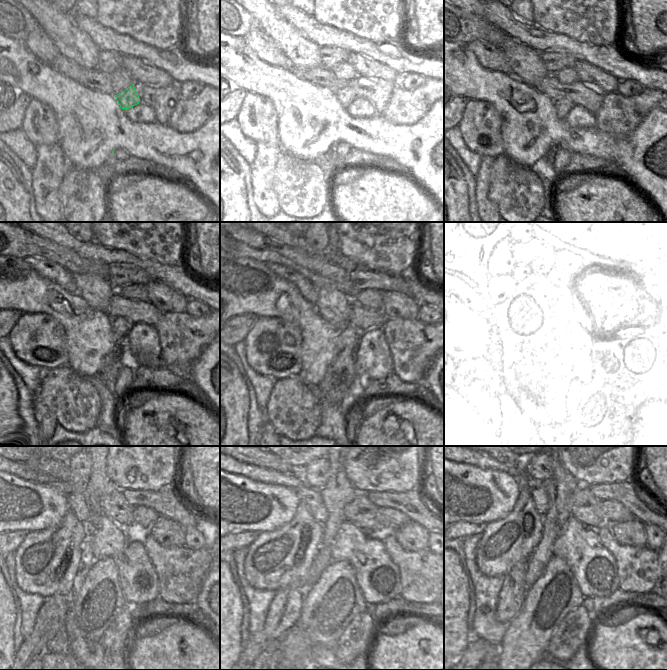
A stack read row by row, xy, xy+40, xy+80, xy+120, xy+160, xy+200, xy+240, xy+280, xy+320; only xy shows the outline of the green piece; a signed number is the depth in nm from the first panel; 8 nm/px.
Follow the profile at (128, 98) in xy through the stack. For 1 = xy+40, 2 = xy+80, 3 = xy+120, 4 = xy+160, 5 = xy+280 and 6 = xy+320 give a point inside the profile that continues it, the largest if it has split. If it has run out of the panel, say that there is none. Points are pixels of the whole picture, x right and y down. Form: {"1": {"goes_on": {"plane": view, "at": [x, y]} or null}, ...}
{"1": {"goes_on": {"plane": "xy+40", "at": [346, 95]}}, "2": {"goes_on": {"plane": "xy+80", "at": [565, 101]}}, "3": {"goes_on": {"plane": "xy+120", "at": [115, 376]}}, "4": {"goes_on": {"plane": "xy+160", "at": [340, 373]}}, "5": {"goes_on": {"plane": "xy+280", "at": [310, 643]}}, "6": {"goes_on": {"plane": "xy+320", "at": [555, 594]}}}

